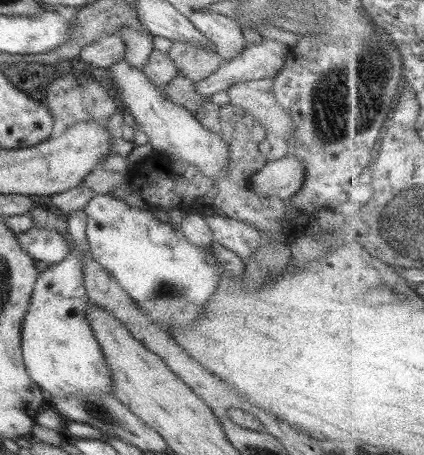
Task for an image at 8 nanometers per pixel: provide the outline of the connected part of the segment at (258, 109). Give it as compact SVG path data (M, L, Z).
M273 79L244 80L226 88L230 103L244 108L255 116L265 130L288 140L292 136L292 118L284 107L276 101L273 91Z

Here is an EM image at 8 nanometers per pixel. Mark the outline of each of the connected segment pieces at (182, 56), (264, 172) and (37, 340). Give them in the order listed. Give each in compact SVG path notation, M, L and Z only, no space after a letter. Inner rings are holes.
M180 40L172 41L166 53L176 65L179 74L194 82L208 78L222 64L222 58L215 50Z
M291 155L279 159L271 159L250 176L250 189L254 189L260 197L270 200L271 196L289 201L302 184L306 169L304 163Z
M85 209L74 210L67 219L68 231L73 241L73 248L79 253L71 252L62 262L49 266L49 268L40 273L30 294L30 304L28 312L22 322L22 351L26 370L32 380L46 390L47 394L58 396L58 398L70 398L76 396L78 392L88 392L88 394L108 394L112 393L112 371L108 369L105 357L100 347L99 341L92 331L92 325L86 319L86 310L90 306L87 289L85 286L85 265L80 257L91 256L89 241L87 240L87 219Z

